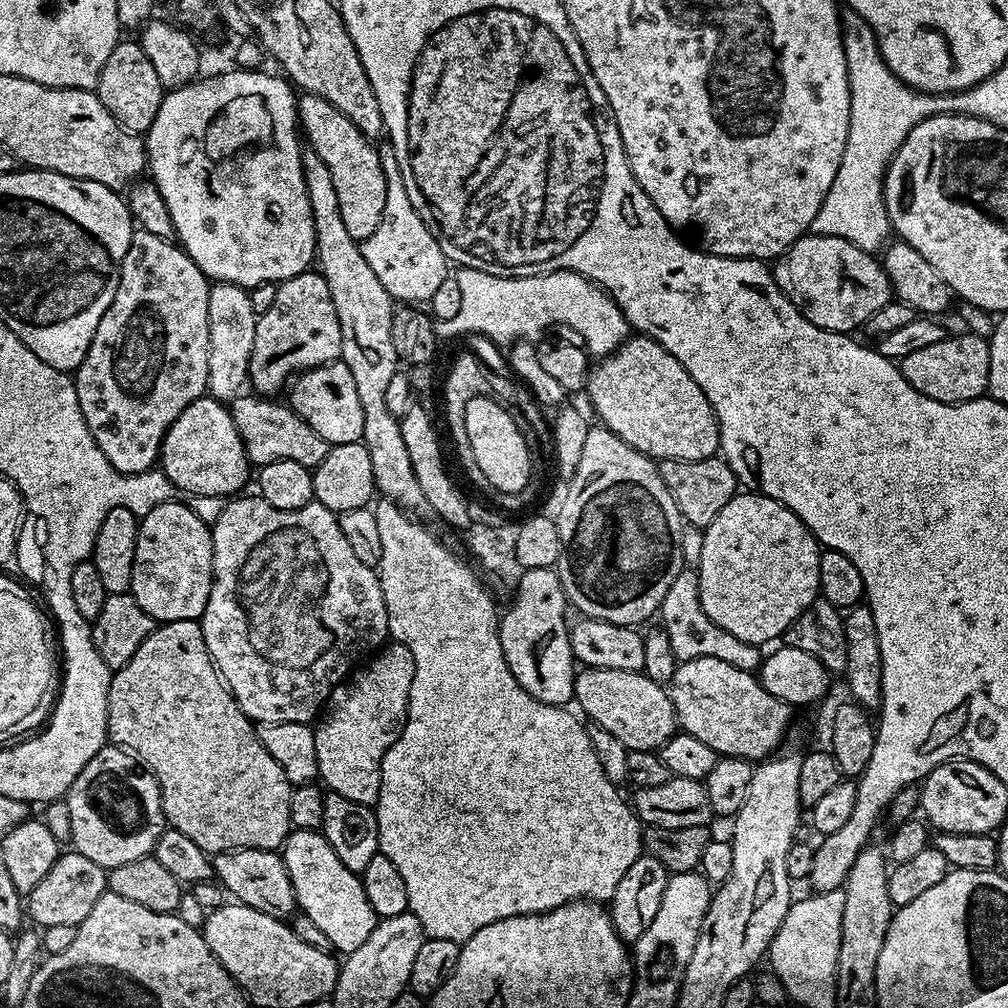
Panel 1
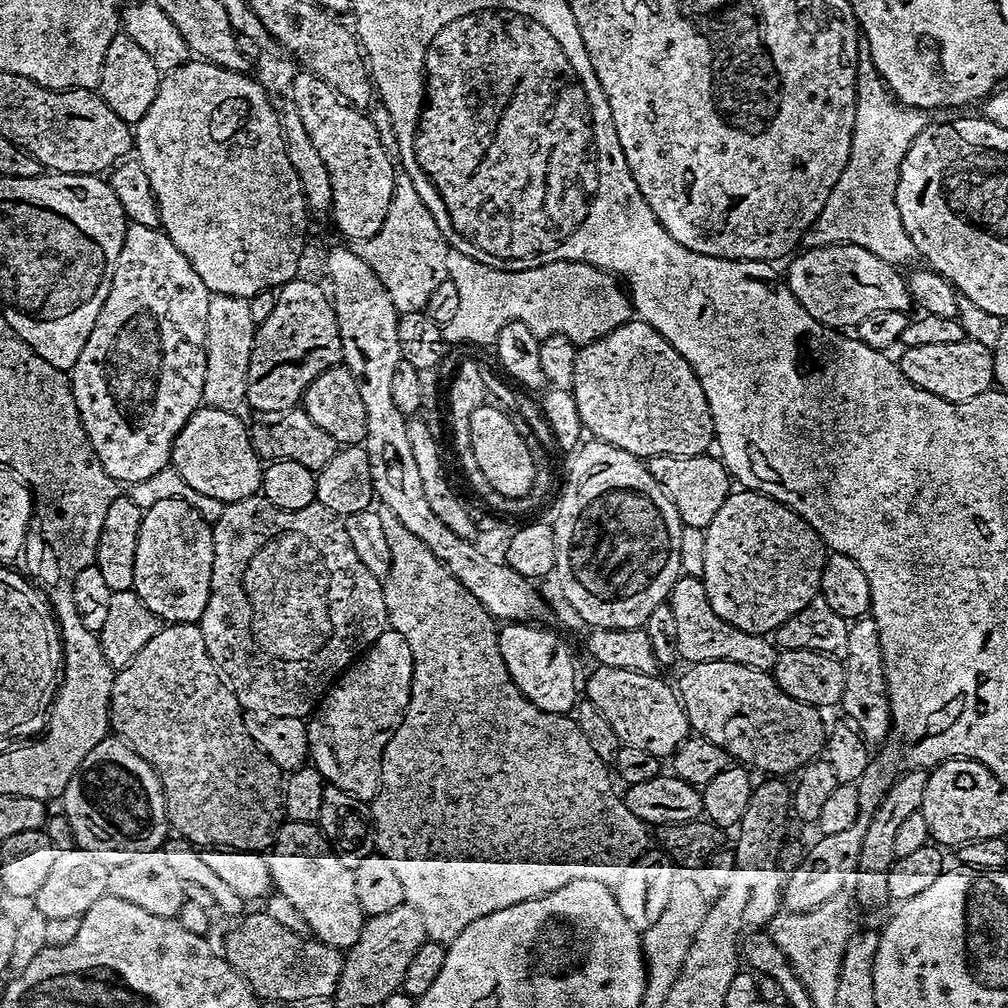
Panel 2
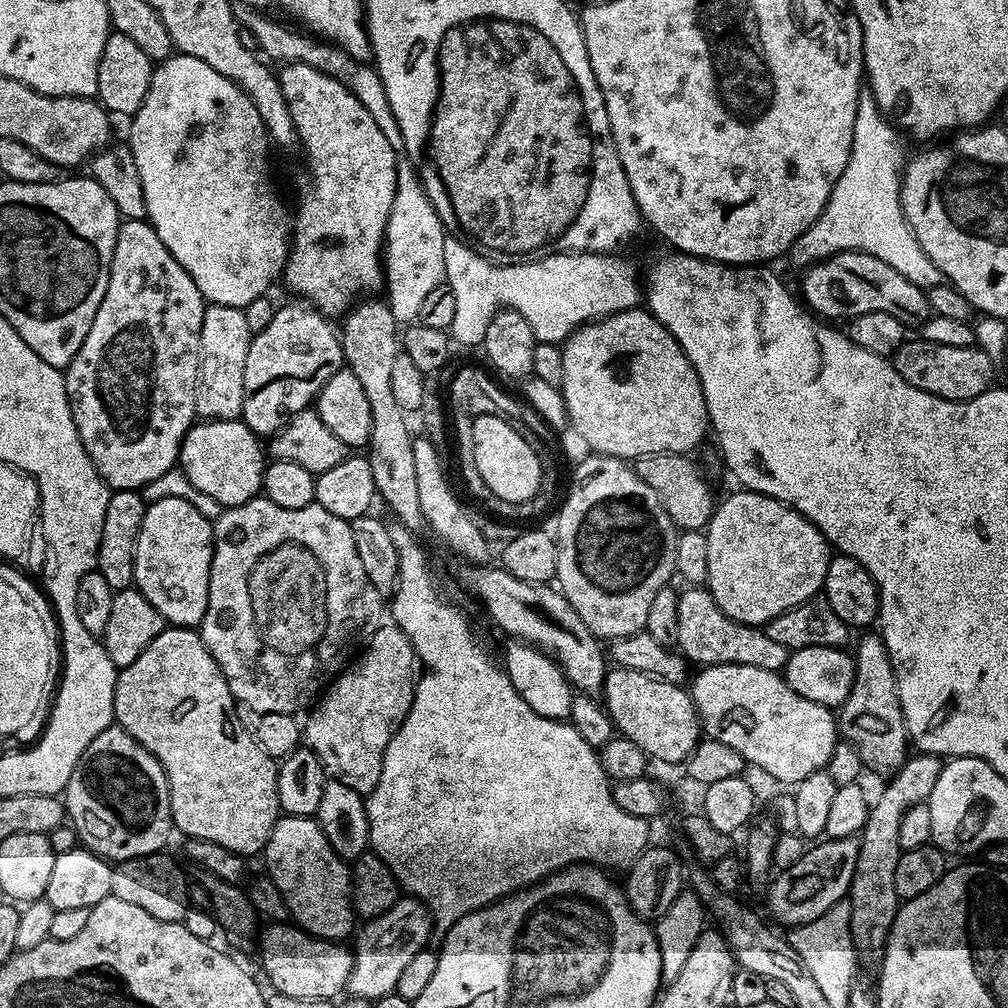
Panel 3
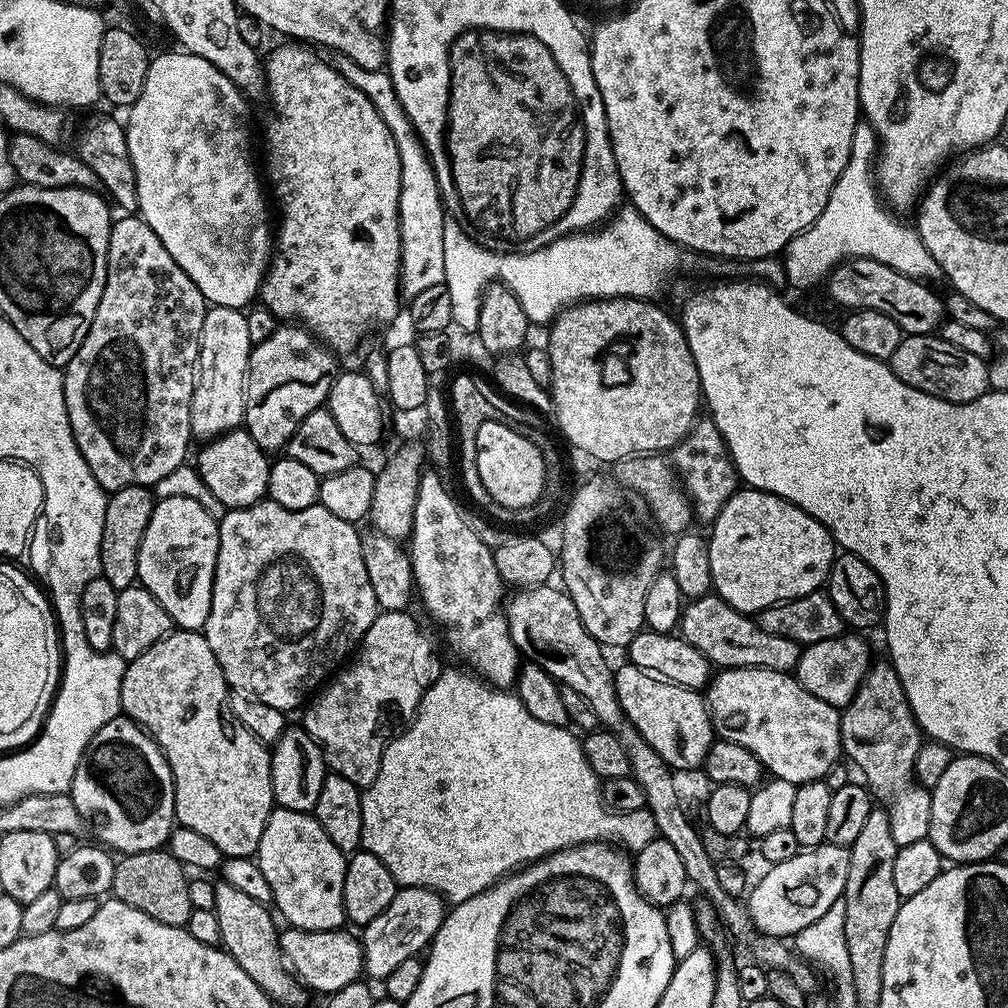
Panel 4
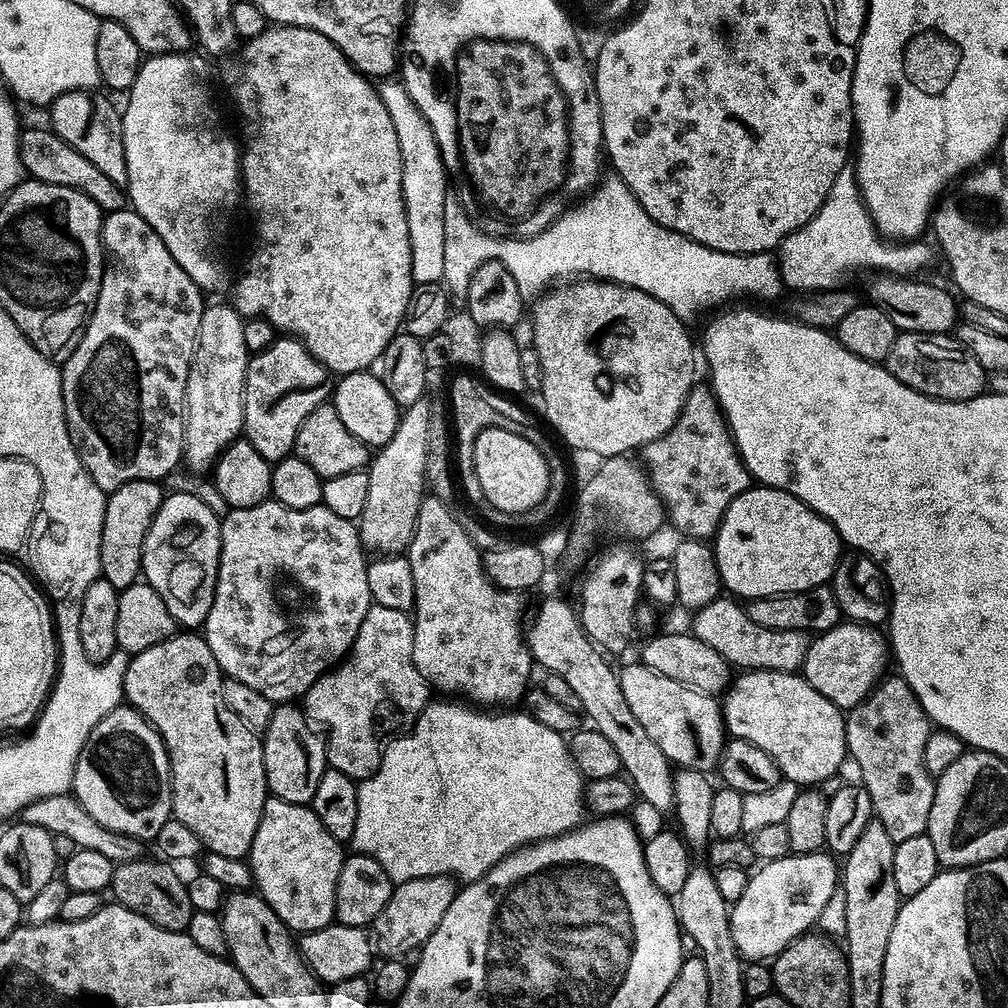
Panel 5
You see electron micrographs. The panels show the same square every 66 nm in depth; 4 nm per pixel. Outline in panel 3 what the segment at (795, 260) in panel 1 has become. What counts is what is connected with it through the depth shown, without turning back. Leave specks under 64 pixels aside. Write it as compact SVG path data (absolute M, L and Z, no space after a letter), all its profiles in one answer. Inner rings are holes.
M840 252L837 256L812 265L803 276L803 303L817 317L828 322L836 322L839 316L851 318L858 314L881 312L894 314L894 318L898 318L905 326L919 326L925 324L930 315L925 289L902 278L902 274L894 270L894 266L865 252Z

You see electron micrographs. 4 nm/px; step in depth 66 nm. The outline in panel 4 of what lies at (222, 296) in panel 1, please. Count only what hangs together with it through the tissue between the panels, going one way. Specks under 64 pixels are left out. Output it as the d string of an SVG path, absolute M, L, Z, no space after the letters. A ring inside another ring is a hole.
M209 307L204 313L202 334L200 335L200 362L196 377L194 398L190 402L190 426L193 437L207 442L225 432L237 431L244 423L246 410L246 394L244 382L248 378L248 359L254 345L250 342L250 333L246 327L246 315L238 308Z

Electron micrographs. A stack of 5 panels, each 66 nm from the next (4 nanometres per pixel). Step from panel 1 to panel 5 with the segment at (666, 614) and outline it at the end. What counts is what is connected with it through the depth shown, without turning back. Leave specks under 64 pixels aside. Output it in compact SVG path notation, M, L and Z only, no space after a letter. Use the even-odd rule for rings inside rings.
M717 598L706 606L695 609L692 620L691 635L697 636L706 646L718 650L729 665L740 670L761 668L774 672L799 673L804 667L804 659L810 643L809 633L798 630L774 630L766 626L758 626L748 616L747 611L735 599Z

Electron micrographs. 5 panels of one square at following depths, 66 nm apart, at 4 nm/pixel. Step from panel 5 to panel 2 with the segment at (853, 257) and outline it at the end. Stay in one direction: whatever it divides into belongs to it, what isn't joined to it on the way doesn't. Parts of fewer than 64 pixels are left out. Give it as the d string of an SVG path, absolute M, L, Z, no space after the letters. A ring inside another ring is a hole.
M867 46L861 47L858 54L858 66L856 67L856 113L854 114L854 134L850 142L850 158L846 162L846 170L842 170L842 178L838 178L838 182L834 182L834 190L830 190L830 198L826 198L826 206L822 206L822 214L818 214L818 218L804 232L802 241L804 248L825 248L831 244L853 244L854 246L862 246L866 250L870 250L870 254L878 254L878 258L882 258L886 262L897 266L905 266L913 259L917 259L918 253L914 242L910 242L910 234L906 234L906 226L902 226L902 214L898 214L898 206L896 205L896 187L898 186L898 178L900 177L900 167L902 166L902 158L906 158L906 150L910 150L910 146L914 142L914 138L918 138L918 134L930 123L930 116L927 111L920 108L905 108L892 91L886 86L886 82L878 74L878 70L874 66L874 62L870 58L870 50Z

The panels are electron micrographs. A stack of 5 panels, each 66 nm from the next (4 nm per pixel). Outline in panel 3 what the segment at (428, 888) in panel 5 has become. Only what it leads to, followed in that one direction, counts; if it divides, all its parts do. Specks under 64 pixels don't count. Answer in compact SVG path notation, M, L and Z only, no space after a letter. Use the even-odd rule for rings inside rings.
M401 898L396 901L394 907L386 910L381 916L374 920L369 920L363 925L365 928L361 930L355 937L354 951L352 954L352 969L350 970L350 978L346 989L348 996L357 996L363 1000L377 1000L380 996L385 996L391 992L395 992L398 977L402 974L402 969L413 960L414 954L425 951L428 935L433 935L434 921L429 913L428 905L423 900L415 898Z

